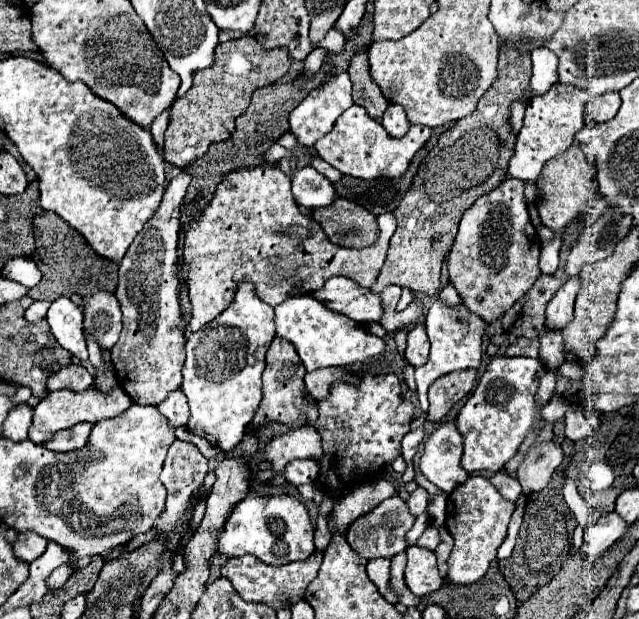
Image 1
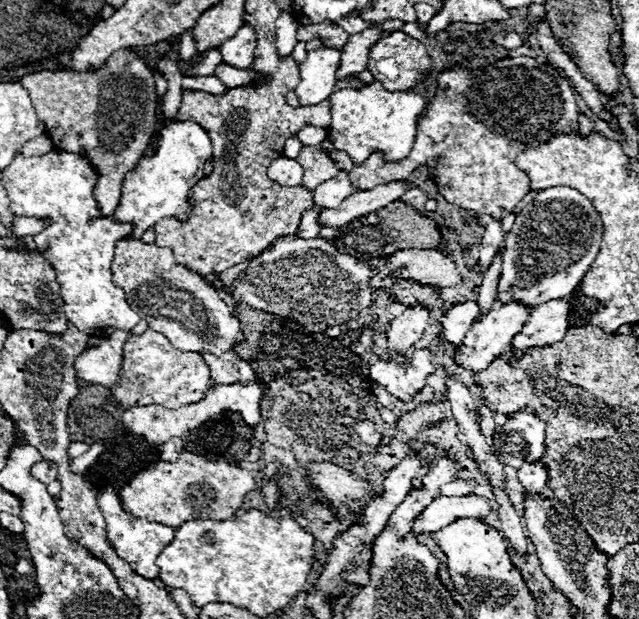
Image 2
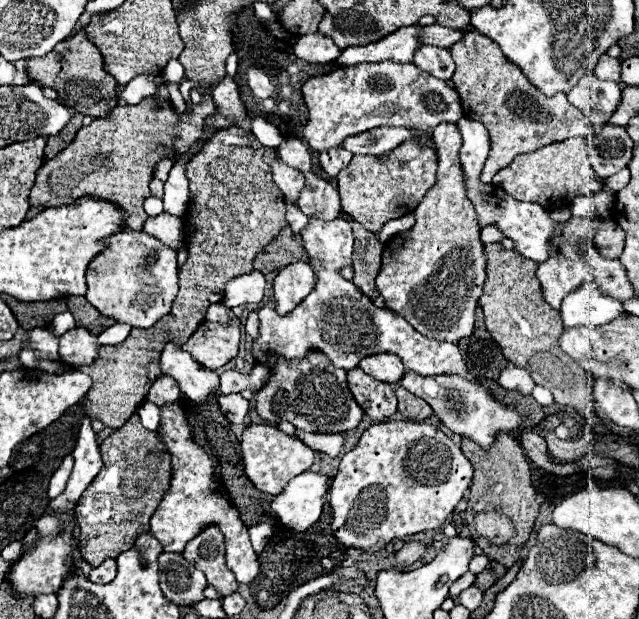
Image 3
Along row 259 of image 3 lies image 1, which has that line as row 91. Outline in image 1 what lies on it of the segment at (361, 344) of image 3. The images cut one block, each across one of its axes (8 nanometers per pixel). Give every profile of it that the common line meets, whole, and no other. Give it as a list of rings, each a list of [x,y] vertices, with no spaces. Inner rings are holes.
[[[347,71],[336,74],[322,83],[318,89],[310,91],[308,96],[292,110],[290,114],[290,132],[298,138],[300,146],[314,146],[318,138],[322,138],[336,122],[336,118],[354,104],[352,99],[352,82]]]

